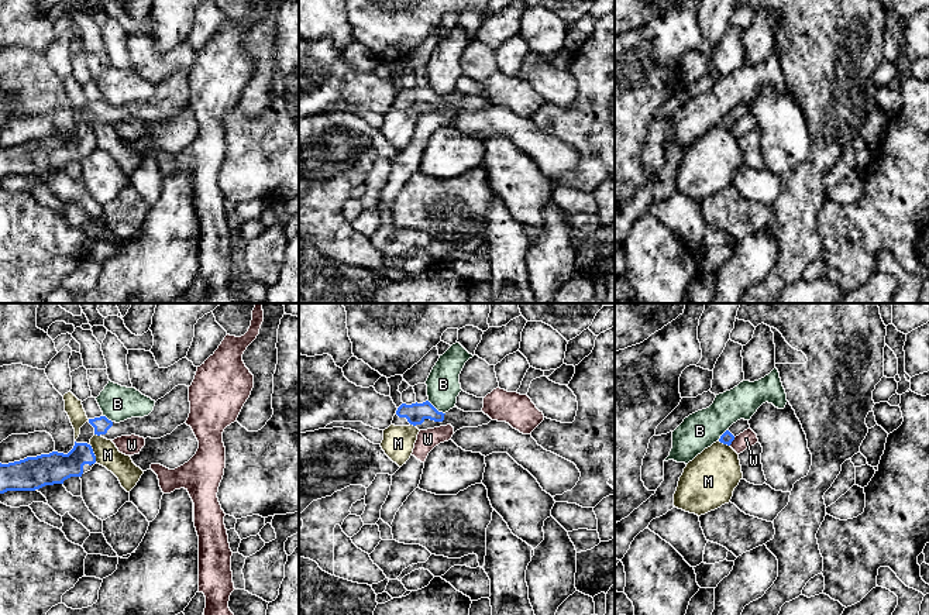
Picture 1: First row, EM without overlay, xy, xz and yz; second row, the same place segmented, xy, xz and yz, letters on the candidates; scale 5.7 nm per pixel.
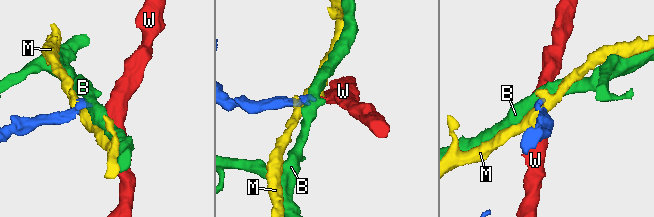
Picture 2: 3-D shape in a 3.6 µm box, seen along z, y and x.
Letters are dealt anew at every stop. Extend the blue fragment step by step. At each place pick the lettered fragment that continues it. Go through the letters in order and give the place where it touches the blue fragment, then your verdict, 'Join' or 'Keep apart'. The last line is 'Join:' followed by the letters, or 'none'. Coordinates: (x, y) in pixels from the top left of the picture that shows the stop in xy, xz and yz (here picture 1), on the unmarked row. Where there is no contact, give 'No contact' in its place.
B: Touches blue at xz (434, 92). Keep apart
M: Touches blue at xy (93, 137). Keep apart
W: Touches blue at yz (732, 124). Keep apart
Join: none

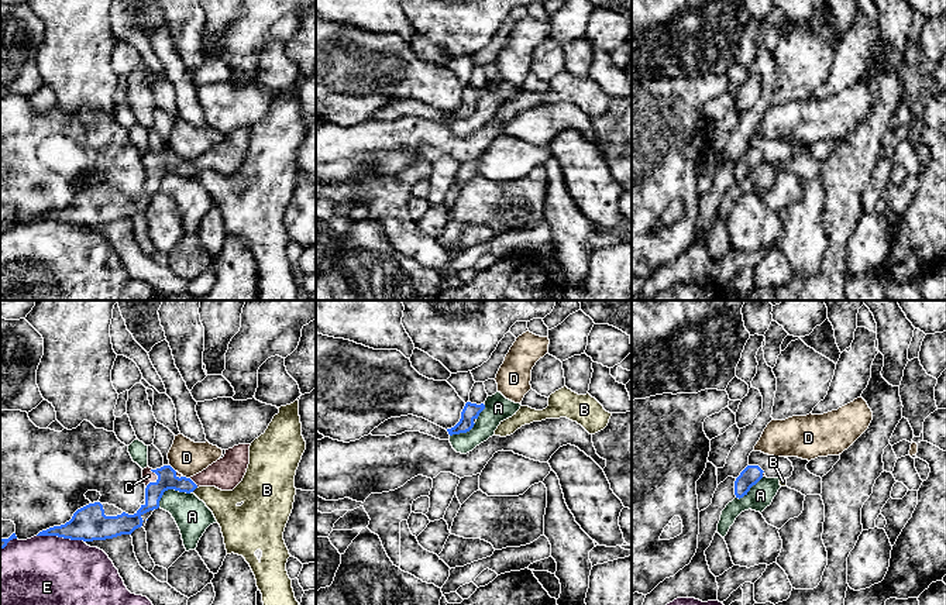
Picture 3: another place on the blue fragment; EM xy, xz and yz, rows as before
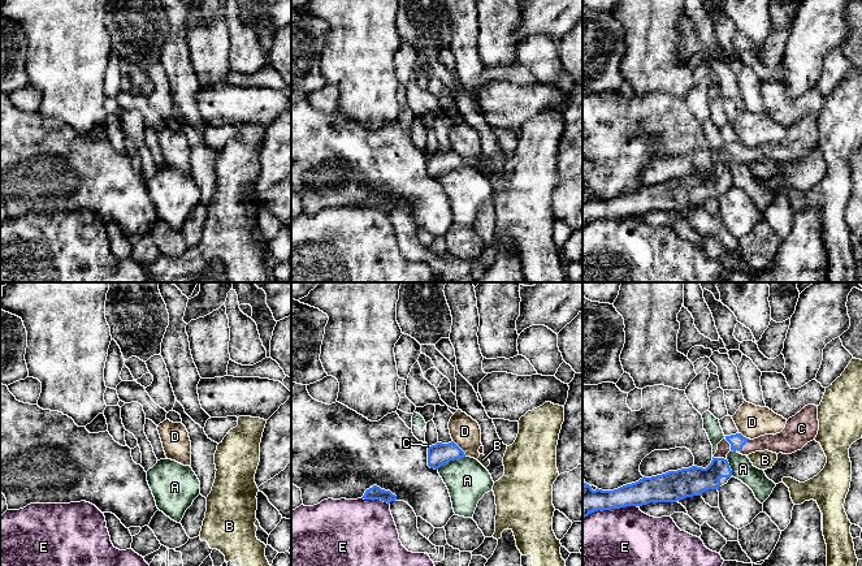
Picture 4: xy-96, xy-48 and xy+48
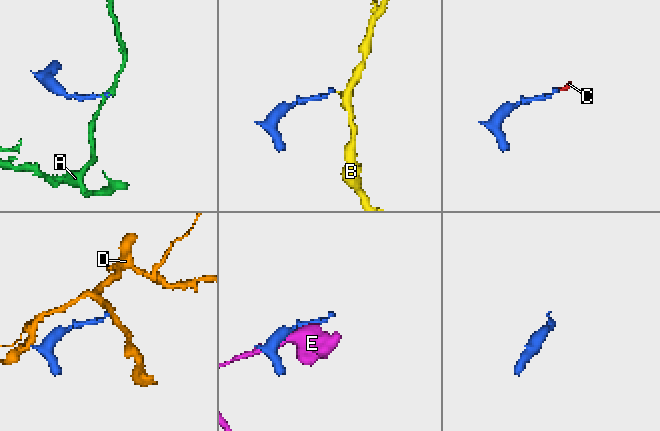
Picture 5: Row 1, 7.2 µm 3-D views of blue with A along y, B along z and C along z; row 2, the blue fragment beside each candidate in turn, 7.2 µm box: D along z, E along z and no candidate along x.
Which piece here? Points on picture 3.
A: Touches blue at xy (169, 172). Keep apart
B: Touches blue at xy (195, 172). Keep apart
C: Touches blue at xy (157, 164). Join
D: Touches blue at xy (172, 153). Keep apart
E: Touches blue at xy (61, 220). Keep apart
Join: C

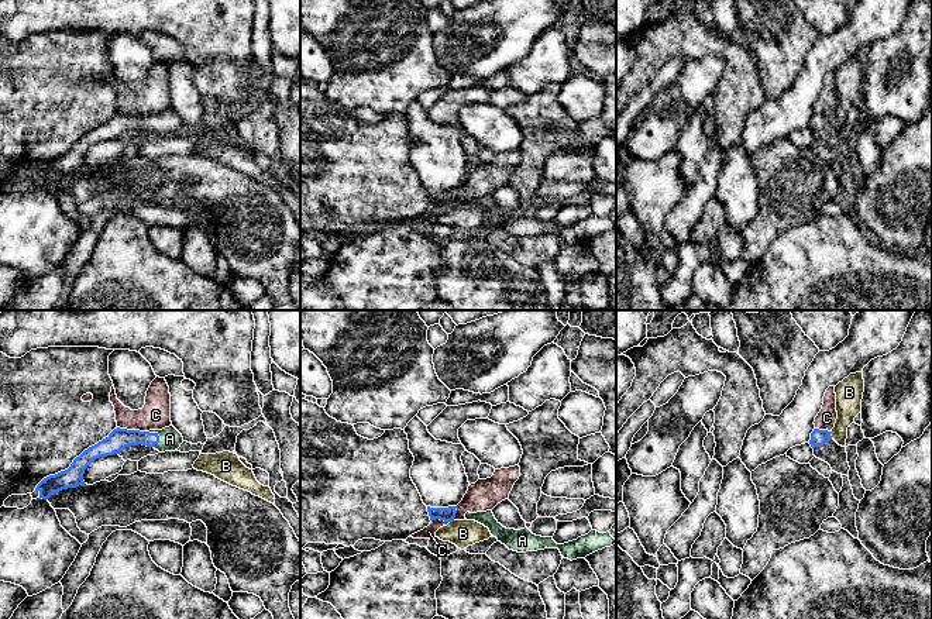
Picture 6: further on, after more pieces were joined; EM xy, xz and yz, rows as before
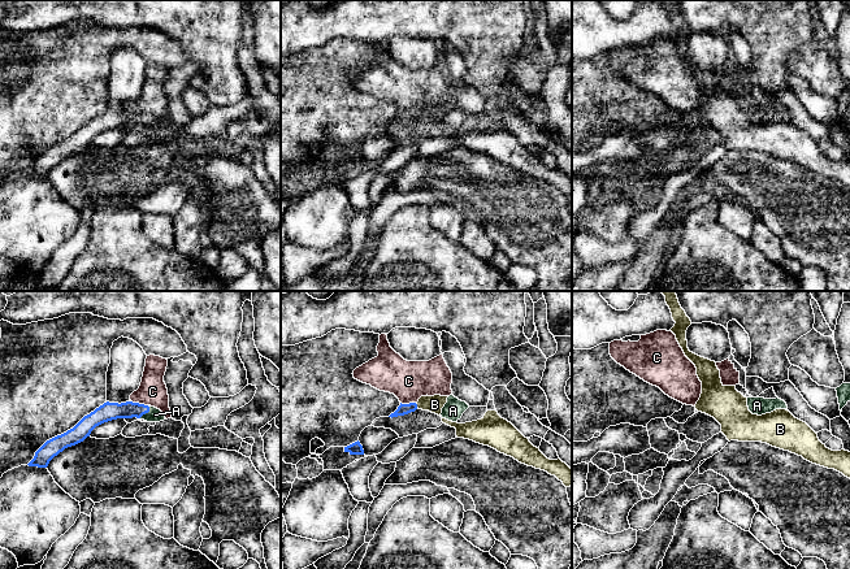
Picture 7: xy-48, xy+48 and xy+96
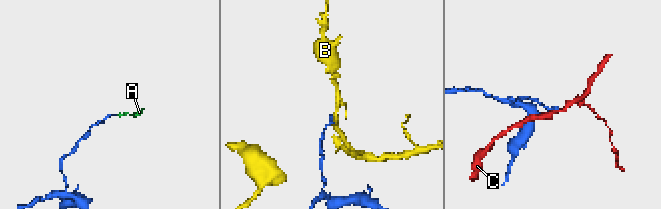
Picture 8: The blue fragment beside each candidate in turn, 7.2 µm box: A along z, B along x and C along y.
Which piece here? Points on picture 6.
A: Touches blue at xy (158, 121). Join
B: Touches blue at yz (829, 119). Keep apart
C: Touches blue at xy (133, 114). Keep apart
Join: A

